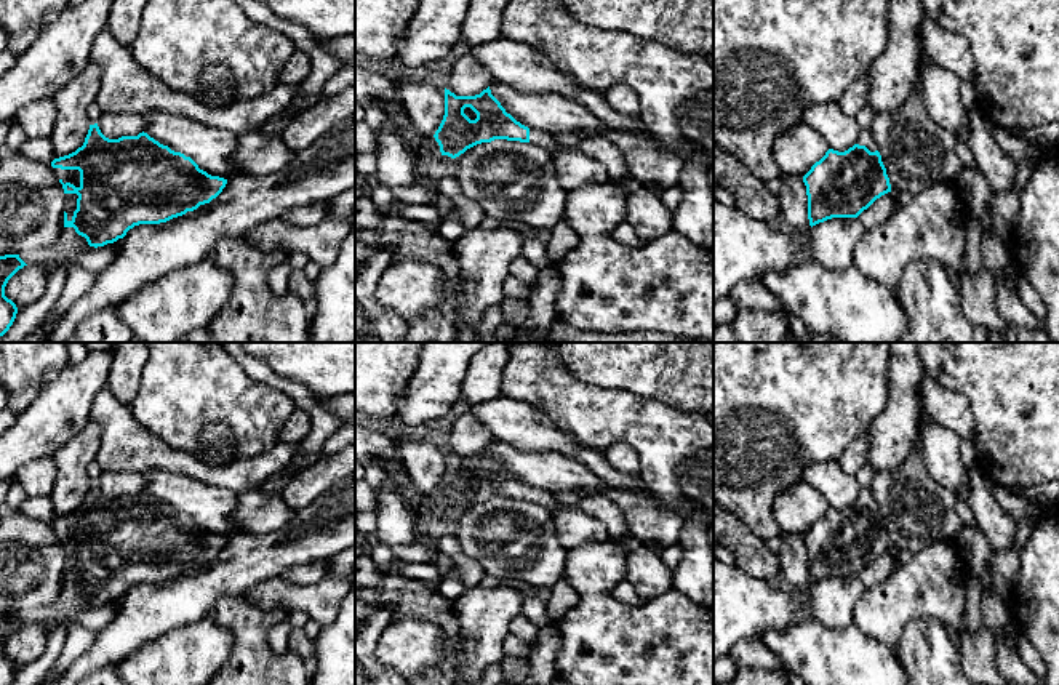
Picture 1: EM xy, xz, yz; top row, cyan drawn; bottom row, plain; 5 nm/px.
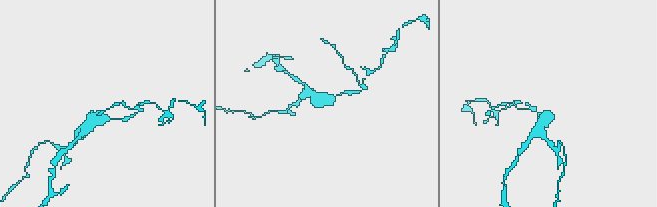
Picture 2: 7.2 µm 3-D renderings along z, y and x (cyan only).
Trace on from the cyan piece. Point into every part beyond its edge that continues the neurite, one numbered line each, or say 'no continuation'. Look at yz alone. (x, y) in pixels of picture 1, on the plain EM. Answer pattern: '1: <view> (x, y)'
1: yz (864, 496)

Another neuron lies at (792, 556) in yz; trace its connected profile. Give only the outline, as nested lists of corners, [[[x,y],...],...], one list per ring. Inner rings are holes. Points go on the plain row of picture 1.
[[[781,531],[781,549],[777,551],[781,575],[797,589],[809,592],[808,554],[803,536]]]

